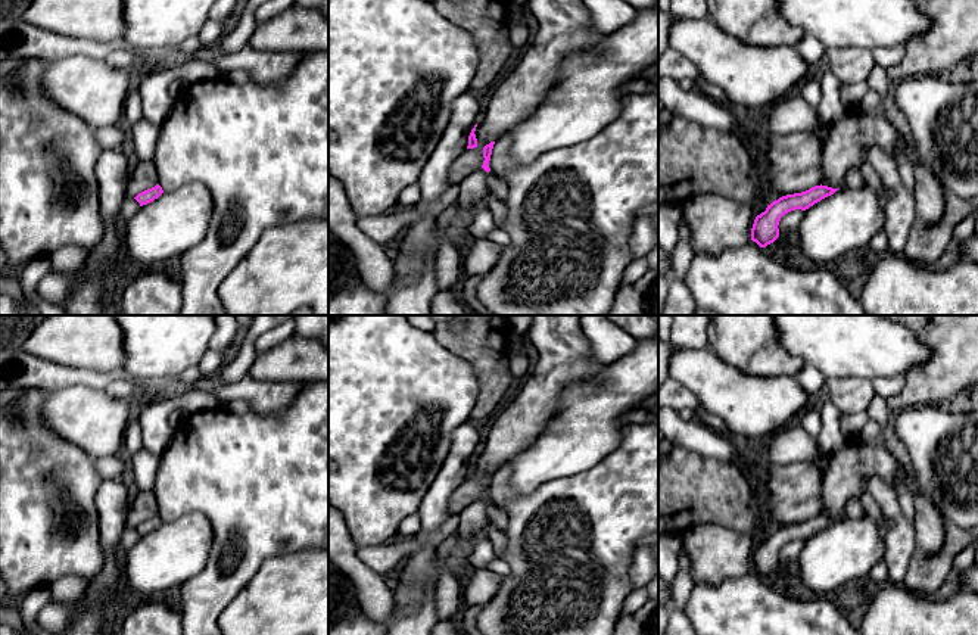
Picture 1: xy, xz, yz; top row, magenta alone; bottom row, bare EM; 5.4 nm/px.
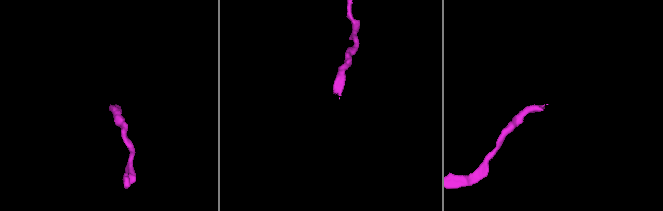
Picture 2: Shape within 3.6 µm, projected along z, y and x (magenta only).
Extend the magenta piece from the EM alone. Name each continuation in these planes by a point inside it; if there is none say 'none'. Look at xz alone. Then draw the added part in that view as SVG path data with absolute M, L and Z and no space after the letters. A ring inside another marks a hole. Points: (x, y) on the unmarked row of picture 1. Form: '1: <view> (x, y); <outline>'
1: xz (473, 516); M480 497L458 513L460 525L457 533L470 539L489 519L486 501Z

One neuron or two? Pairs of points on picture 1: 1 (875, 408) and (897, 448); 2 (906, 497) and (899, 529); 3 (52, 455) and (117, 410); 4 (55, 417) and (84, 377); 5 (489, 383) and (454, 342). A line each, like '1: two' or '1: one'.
1: one
2: two
3: two
4: two
5: one

